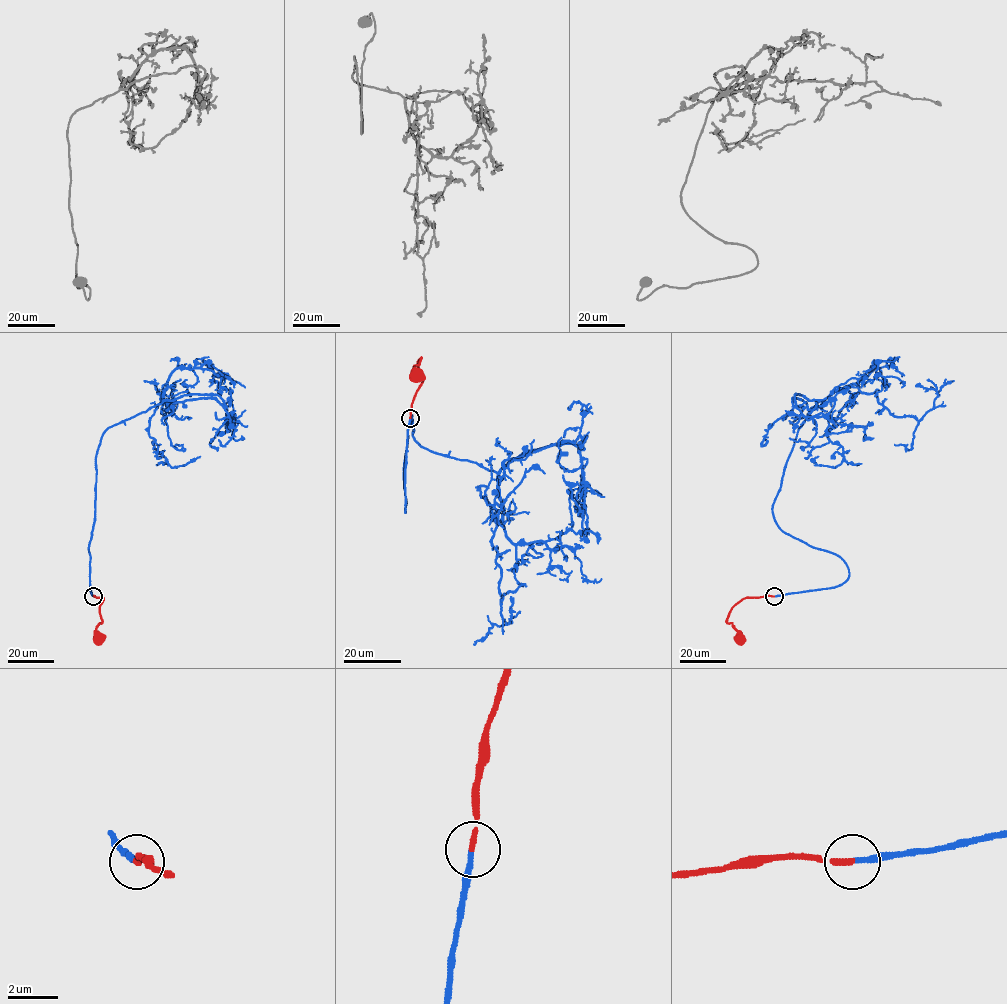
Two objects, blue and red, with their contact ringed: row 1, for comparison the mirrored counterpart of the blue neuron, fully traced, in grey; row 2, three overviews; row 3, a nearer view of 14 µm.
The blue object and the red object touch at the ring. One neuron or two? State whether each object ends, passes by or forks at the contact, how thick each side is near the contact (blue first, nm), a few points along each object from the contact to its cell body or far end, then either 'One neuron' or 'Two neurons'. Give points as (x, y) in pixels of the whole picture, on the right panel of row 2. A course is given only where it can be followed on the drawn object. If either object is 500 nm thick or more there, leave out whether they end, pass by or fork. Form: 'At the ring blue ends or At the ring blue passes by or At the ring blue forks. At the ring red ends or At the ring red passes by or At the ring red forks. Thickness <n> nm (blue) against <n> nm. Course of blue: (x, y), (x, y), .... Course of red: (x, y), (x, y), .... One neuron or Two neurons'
At the ring blue ends. At the ring red ends. Thickness 200 nm (blue) against 220 nm. Course of blue: (774, 596), (848, 578), (772, 504), (808, 412), (855, 384), (828, 437), (843, 459), (818, 456). Course of red: (774, 596), (742, 598), (732, 607), (727, 622), (732, 623), (740, 640). One neuron

